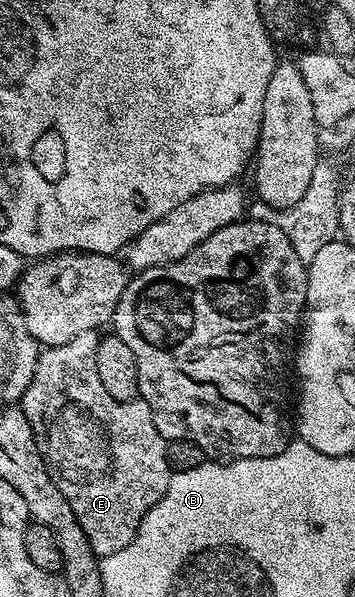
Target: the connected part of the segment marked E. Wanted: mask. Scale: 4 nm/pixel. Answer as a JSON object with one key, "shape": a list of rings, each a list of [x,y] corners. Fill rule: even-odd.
{"shape":[[[92,331],[77,335],[64,345],[44,348],[21,408],[33,427],[37,447],[53,483],[57,483],[61,495],[69,499],[69,507],[73,507],[73,515],[89,539],[89,547],[102,559],[129,547],[143,516],[167,494],[173,470],[167,462],[169,442],[157,431],[149,403],[142,399],[118,401],[105,391],[95,358],[100,340],[100,334]]]}

